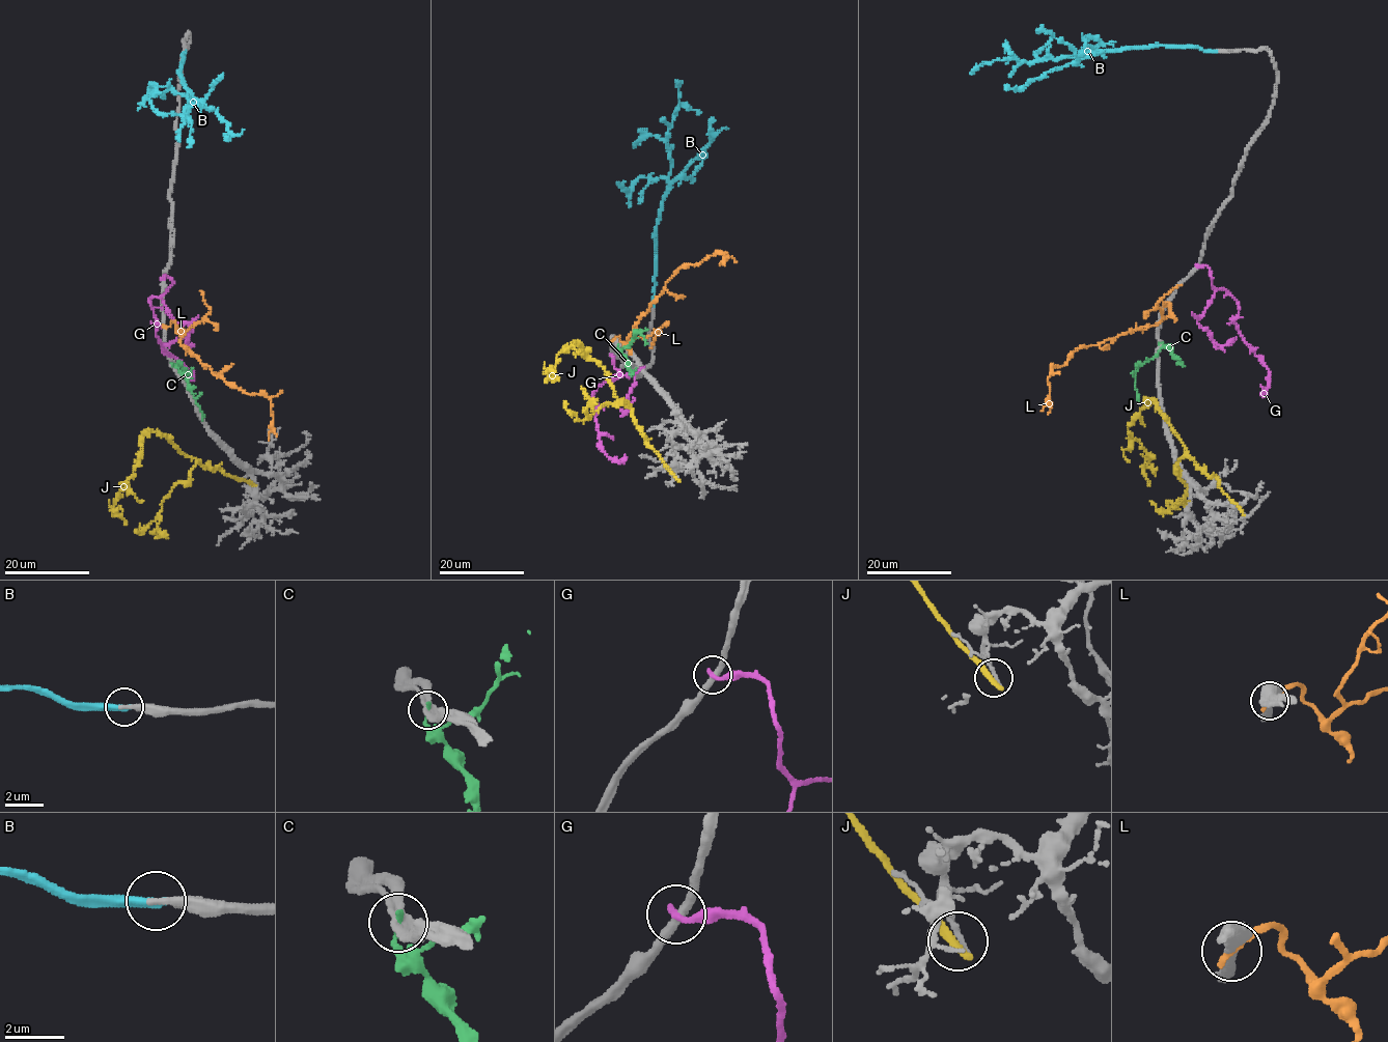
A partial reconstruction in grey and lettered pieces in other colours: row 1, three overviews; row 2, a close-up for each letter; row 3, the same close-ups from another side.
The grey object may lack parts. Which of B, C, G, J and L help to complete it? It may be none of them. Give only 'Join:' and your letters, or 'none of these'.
Join: B

